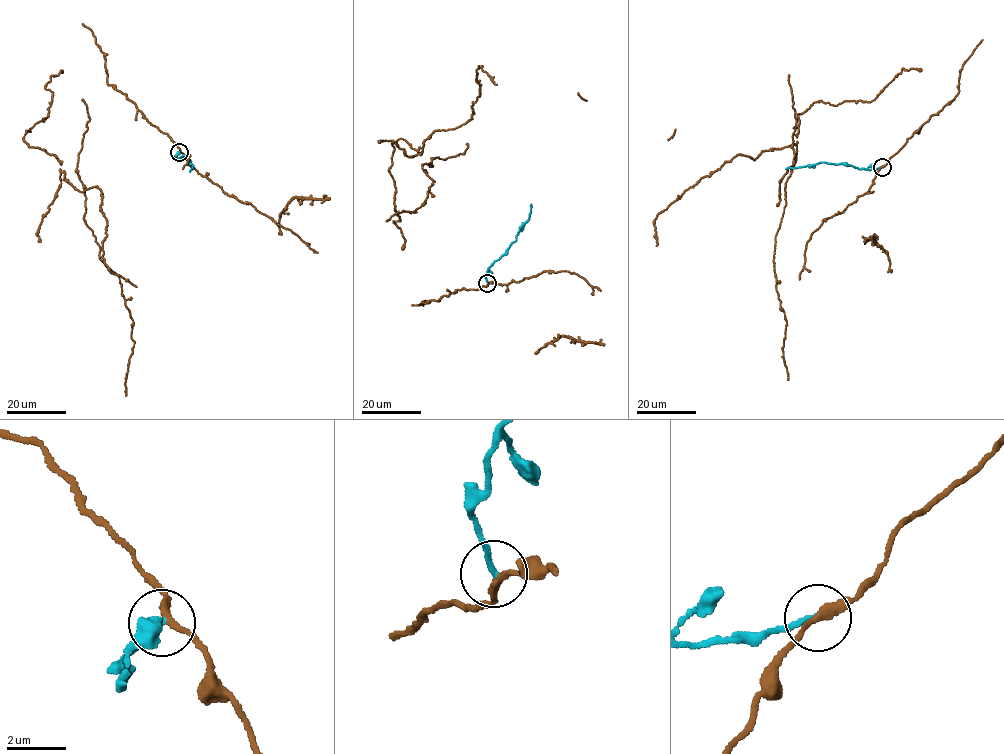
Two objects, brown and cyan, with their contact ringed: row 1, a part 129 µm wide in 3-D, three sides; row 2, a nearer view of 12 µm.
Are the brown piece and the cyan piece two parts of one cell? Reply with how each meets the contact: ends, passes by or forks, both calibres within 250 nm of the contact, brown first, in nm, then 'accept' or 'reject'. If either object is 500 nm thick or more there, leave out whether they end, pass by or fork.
brown passes by | cyan ends | 240/200 nm | reject

